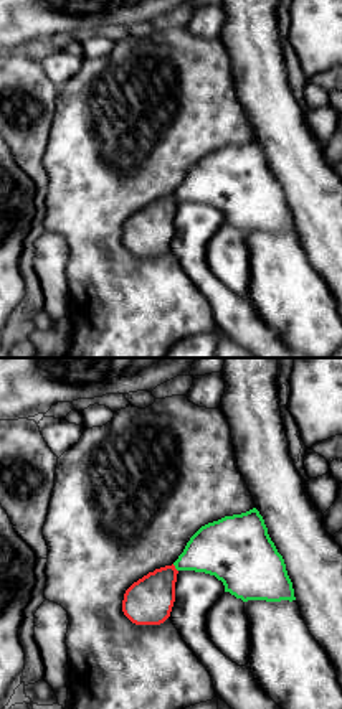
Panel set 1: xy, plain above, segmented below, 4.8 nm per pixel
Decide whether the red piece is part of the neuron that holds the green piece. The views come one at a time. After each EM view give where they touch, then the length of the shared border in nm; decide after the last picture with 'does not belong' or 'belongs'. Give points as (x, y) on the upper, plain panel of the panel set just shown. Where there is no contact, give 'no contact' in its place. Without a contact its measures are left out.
contact (175, 198); length 50 nm

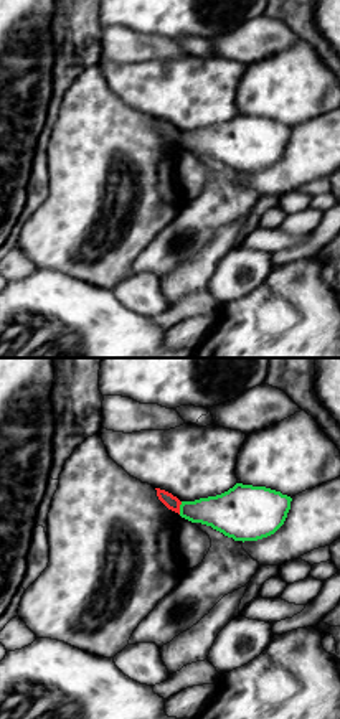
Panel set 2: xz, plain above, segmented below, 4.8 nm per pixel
contact (180, 139); length 70 nm

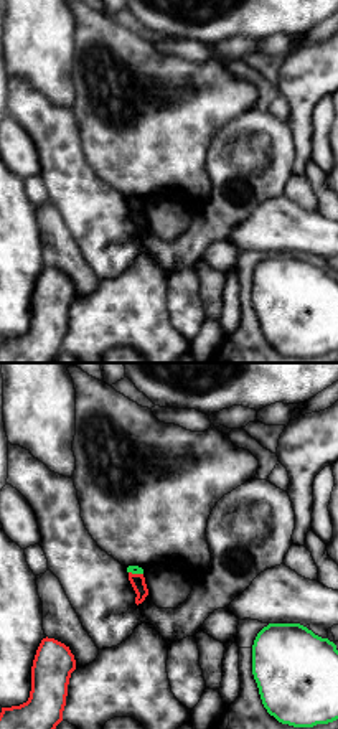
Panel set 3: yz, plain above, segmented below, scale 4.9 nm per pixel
contact (136, 203); length 70 nm

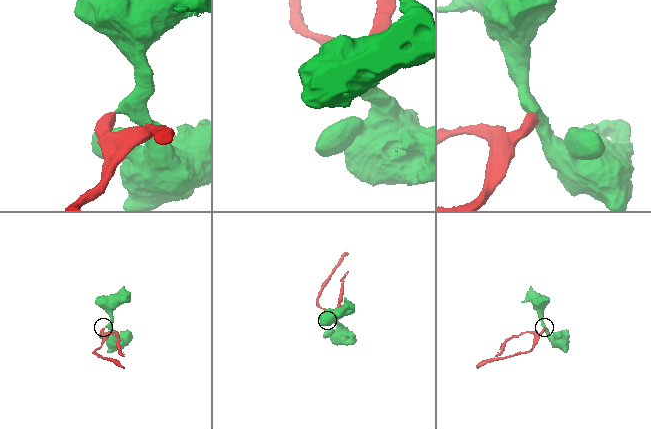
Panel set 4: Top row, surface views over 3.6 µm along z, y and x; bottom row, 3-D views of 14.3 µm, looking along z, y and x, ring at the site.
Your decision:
does not belong

